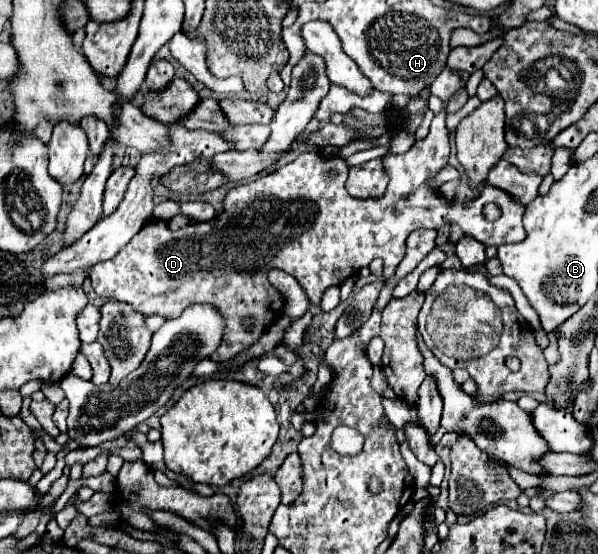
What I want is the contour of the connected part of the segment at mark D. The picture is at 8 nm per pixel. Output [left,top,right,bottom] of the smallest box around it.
[89,111,525,361]

